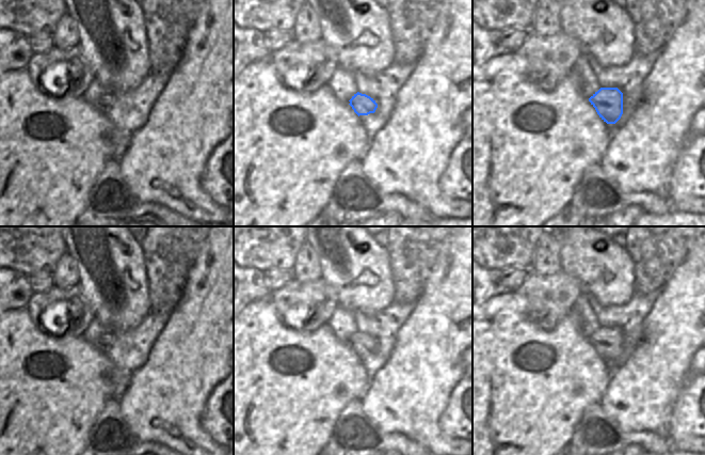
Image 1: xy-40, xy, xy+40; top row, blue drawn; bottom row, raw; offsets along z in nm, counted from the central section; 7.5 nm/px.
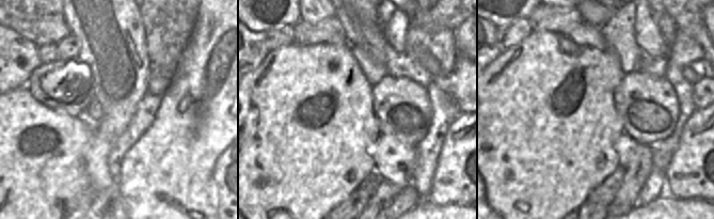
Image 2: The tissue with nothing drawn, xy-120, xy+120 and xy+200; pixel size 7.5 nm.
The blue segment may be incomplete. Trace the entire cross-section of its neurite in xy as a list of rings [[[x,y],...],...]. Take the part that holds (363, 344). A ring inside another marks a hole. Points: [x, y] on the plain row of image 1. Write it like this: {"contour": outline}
{"contour": [[[337,305],[327,324],[338,340],[350,342],[358,356],[375,351],[378,343],[370,335],[358,331],[353,313]]]}

